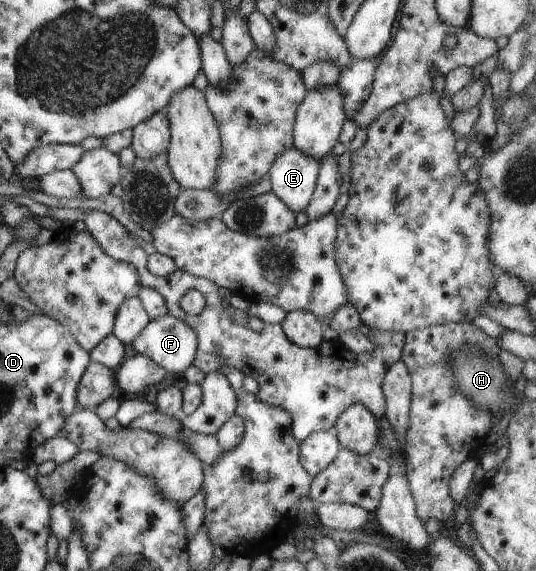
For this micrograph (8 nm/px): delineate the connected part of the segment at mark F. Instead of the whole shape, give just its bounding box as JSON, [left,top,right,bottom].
[130,314,197,377]

